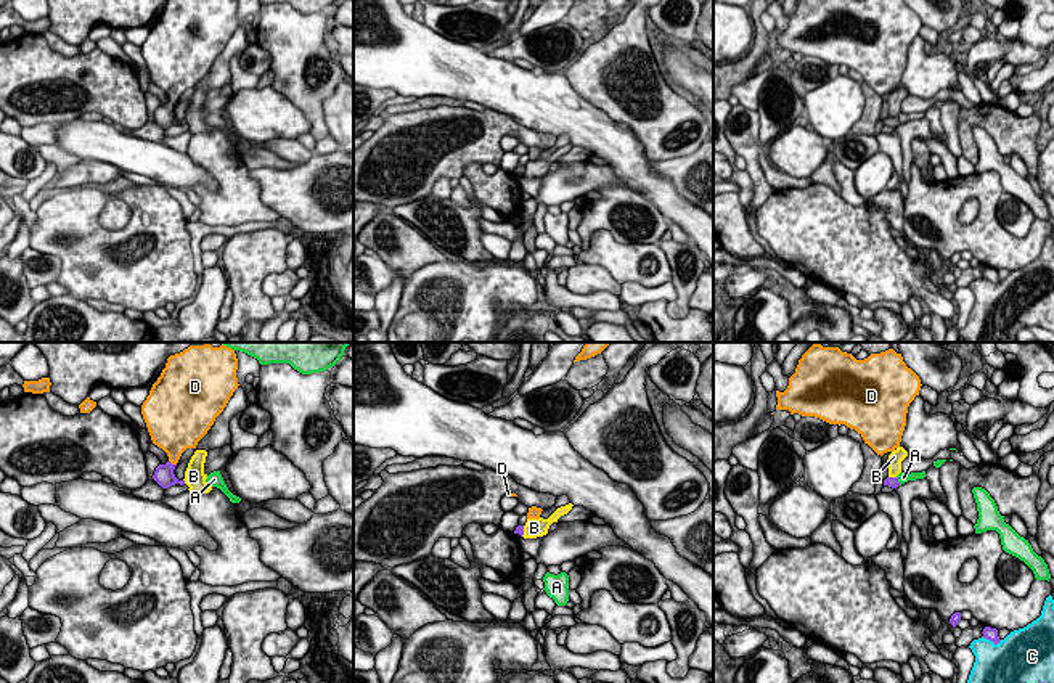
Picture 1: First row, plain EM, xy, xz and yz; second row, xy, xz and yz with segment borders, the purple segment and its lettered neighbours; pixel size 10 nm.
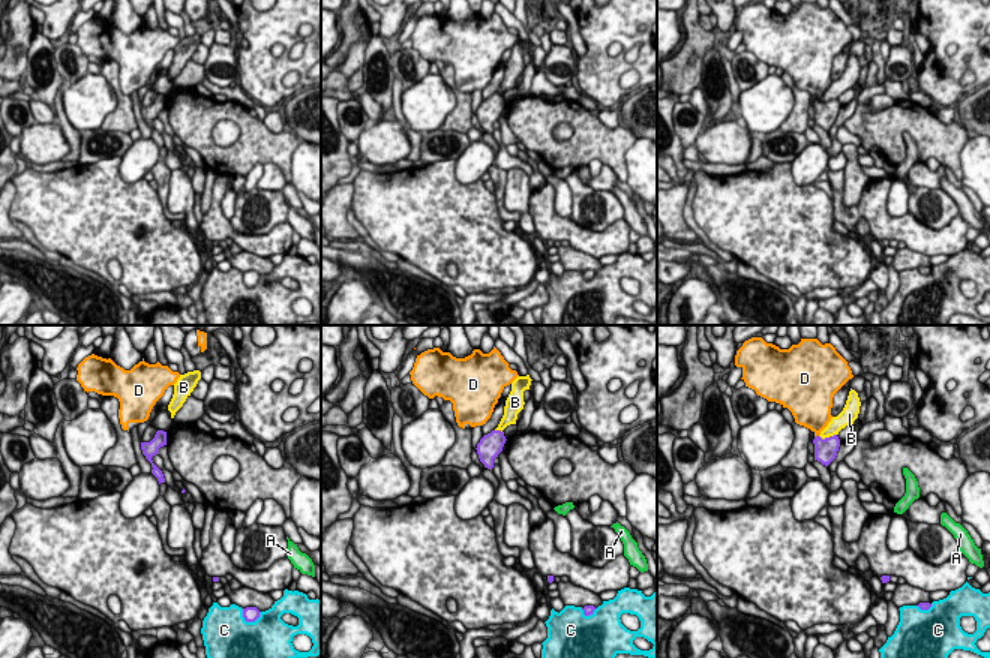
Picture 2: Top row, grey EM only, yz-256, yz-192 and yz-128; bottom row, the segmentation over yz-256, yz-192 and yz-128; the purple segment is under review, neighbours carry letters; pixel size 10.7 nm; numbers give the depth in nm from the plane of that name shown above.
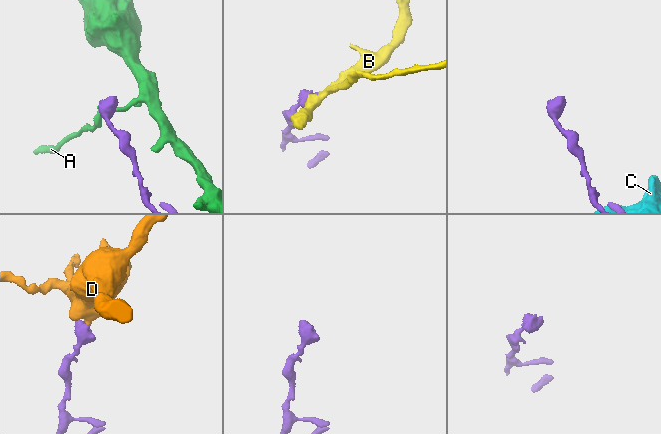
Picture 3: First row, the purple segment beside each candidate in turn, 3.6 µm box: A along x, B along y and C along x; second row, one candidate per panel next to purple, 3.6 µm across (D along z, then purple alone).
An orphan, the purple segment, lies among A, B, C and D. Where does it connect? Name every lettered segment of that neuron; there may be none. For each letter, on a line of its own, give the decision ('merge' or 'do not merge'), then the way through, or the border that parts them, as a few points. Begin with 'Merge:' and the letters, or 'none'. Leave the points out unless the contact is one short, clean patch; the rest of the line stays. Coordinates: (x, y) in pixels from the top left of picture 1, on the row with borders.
Merge: D
A: do not merge | along yz (897, 476), (900, 484)
B: do not merge | along xz (524, 526), (521, 535)
C: do not merge
D: merge | across xy (164, 476), (171, 463), (174, 439)

